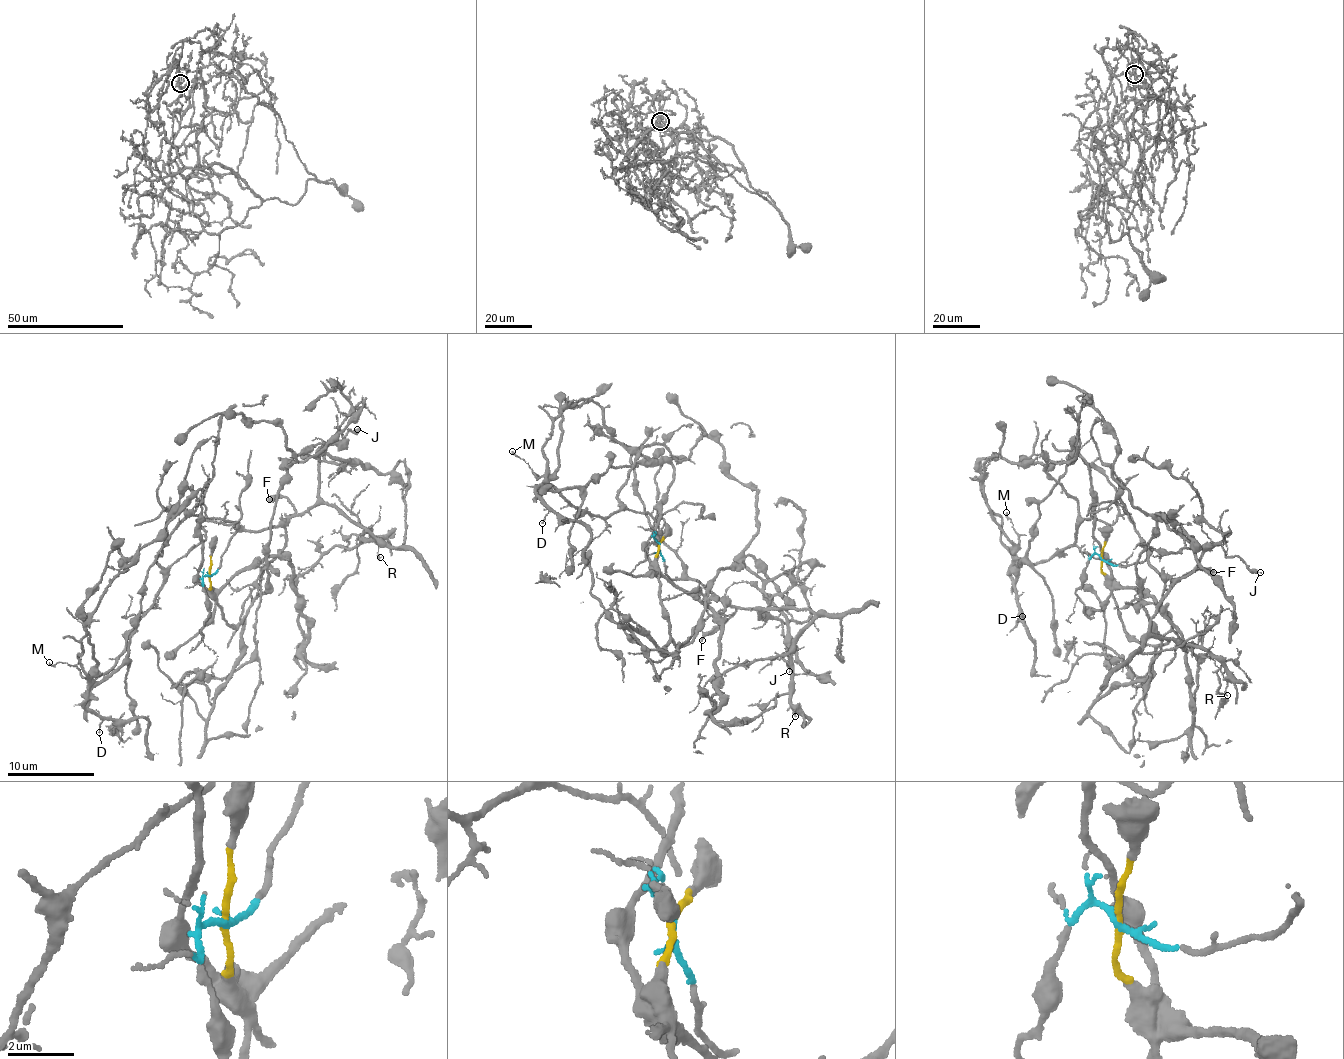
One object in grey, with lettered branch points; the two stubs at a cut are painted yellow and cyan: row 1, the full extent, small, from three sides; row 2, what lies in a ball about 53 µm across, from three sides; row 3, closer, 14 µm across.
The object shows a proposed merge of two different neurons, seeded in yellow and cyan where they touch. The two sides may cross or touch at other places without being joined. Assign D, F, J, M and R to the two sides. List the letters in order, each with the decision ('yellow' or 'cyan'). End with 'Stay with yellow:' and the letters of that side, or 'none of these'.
D: yellow
F: cyan
J: cyan
M: yellow
R: cyan
Stay with yellow: D, M

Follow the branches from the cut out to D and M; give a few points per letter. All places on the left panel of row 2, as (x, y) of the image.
D: (209, 574), (210, 544), (206, 540), (171, 566), (154, 606), (91, 690), (89, 709), (102, 721), (99, 731)
M: (209, 574), (210, 544), (206, 540), (171, 566), (154, 606), (109, 670), (86, 677), (76, 666), (50, 662)

